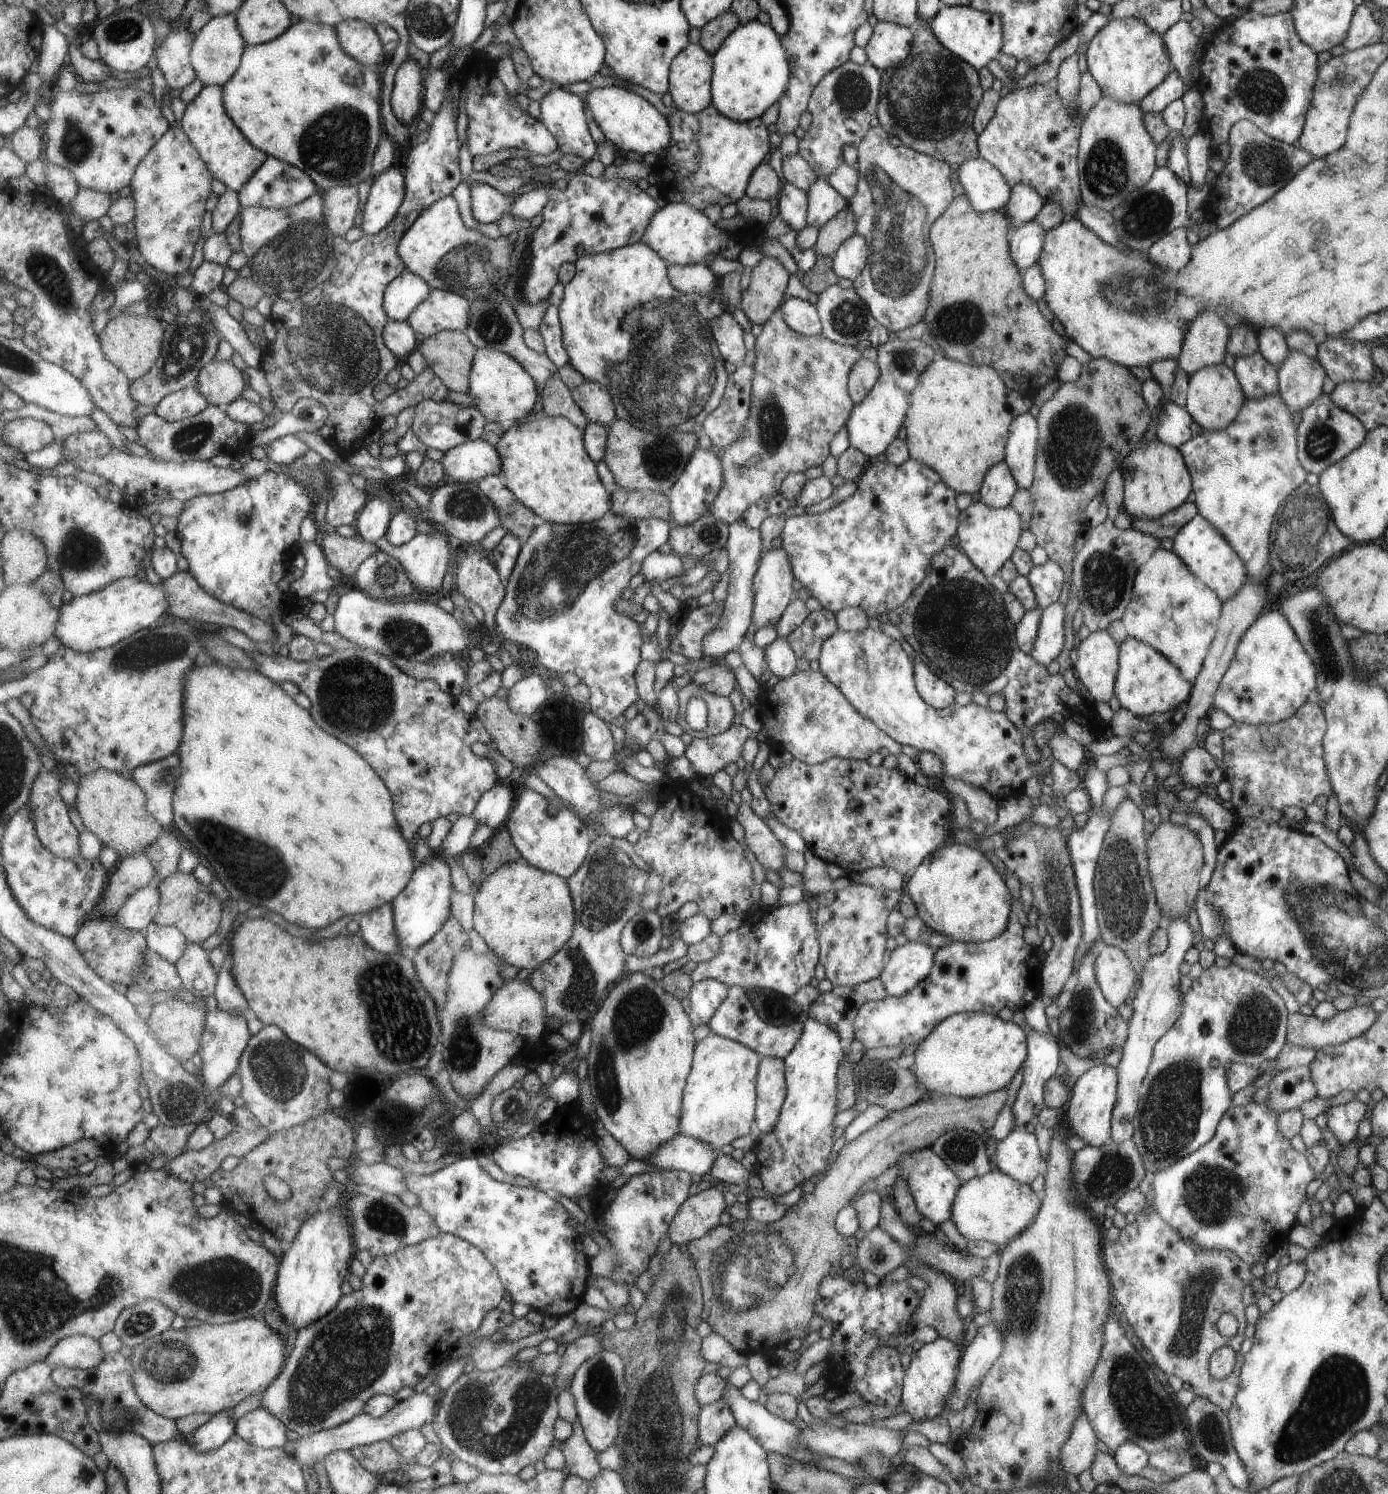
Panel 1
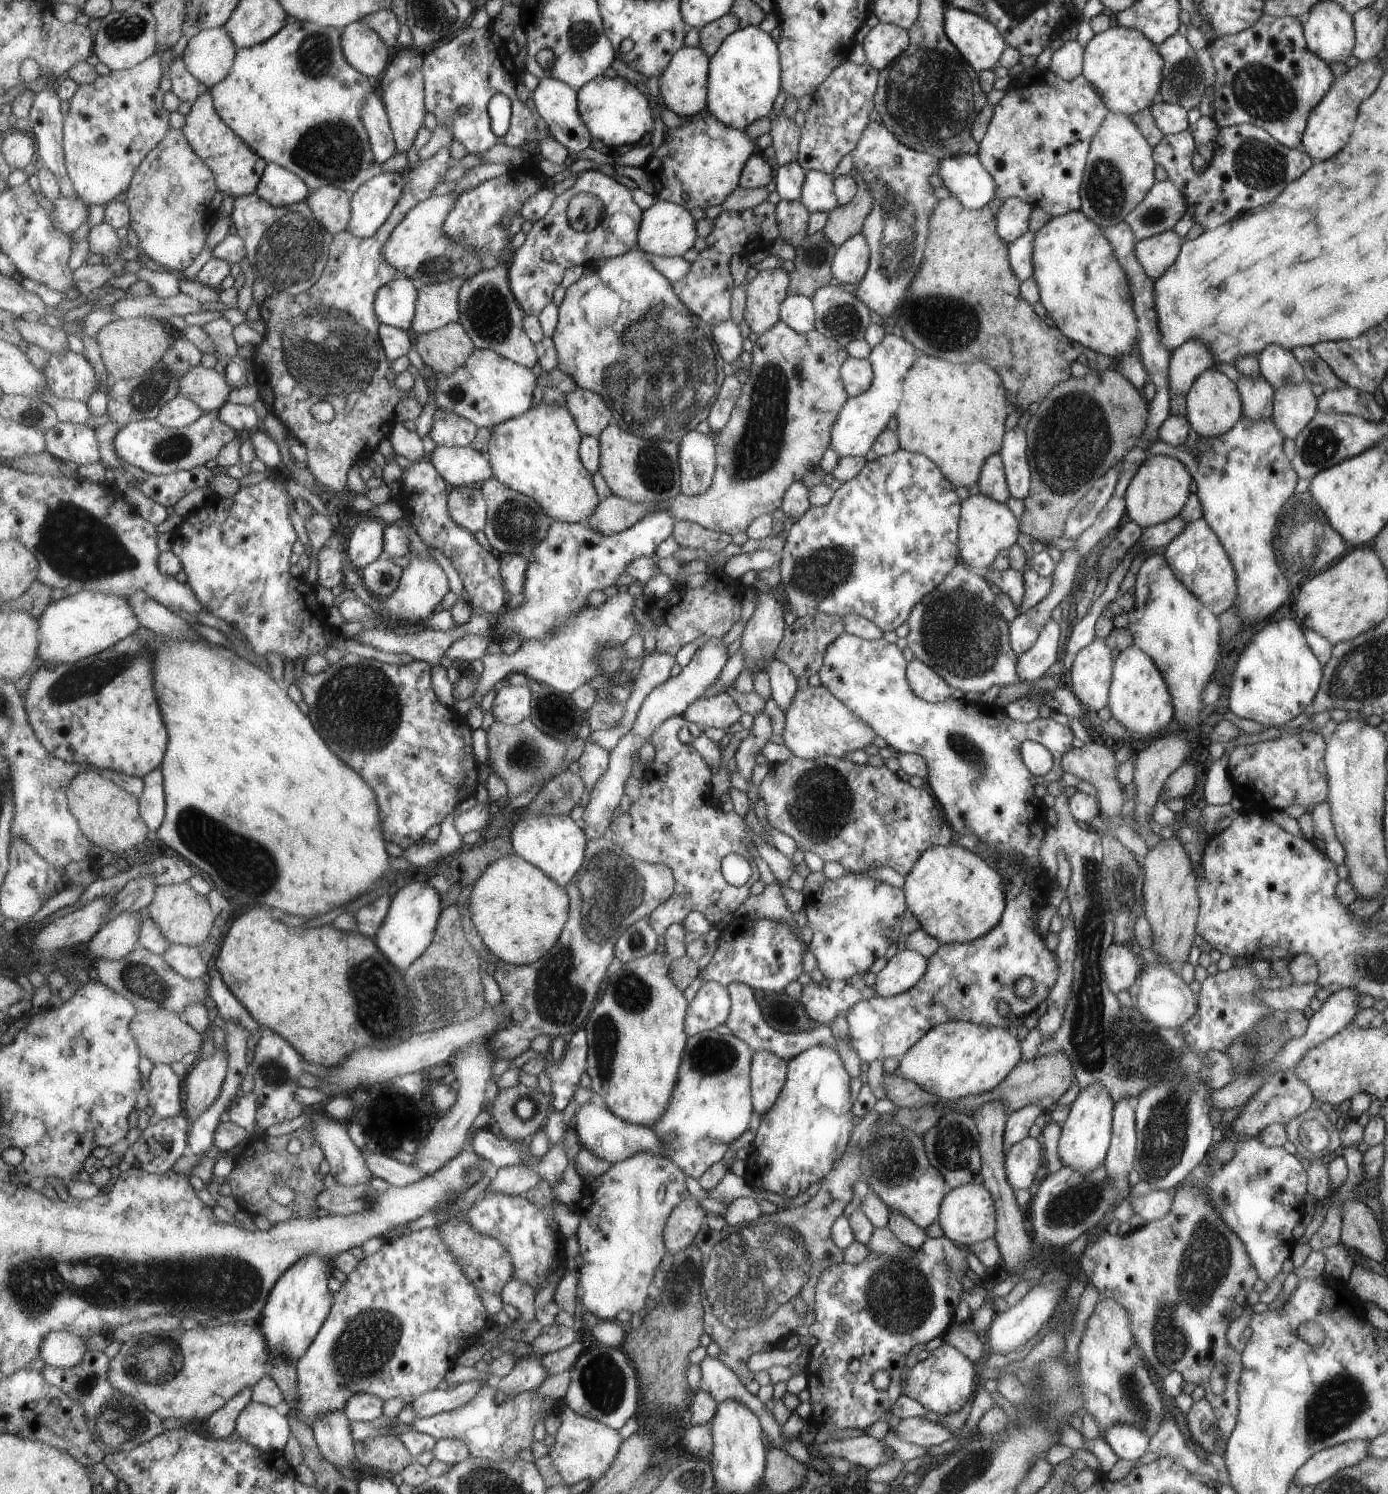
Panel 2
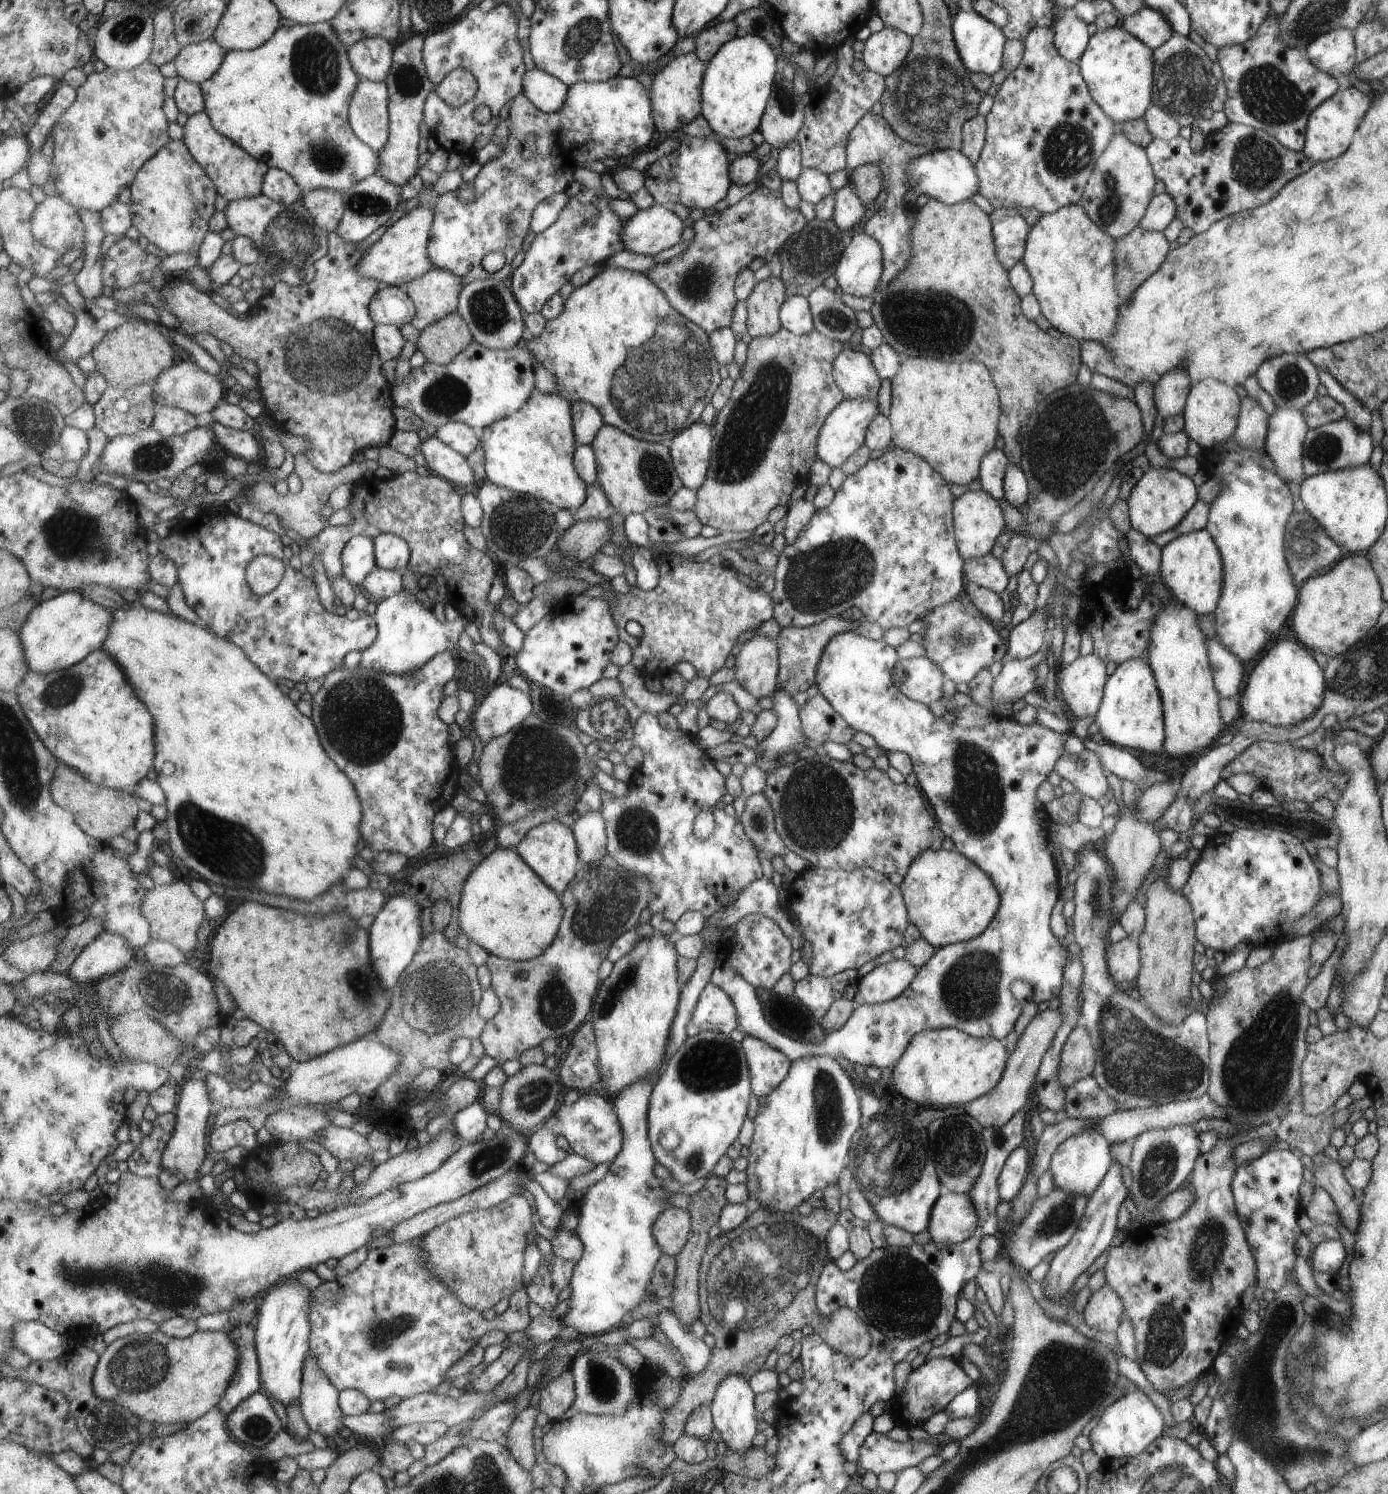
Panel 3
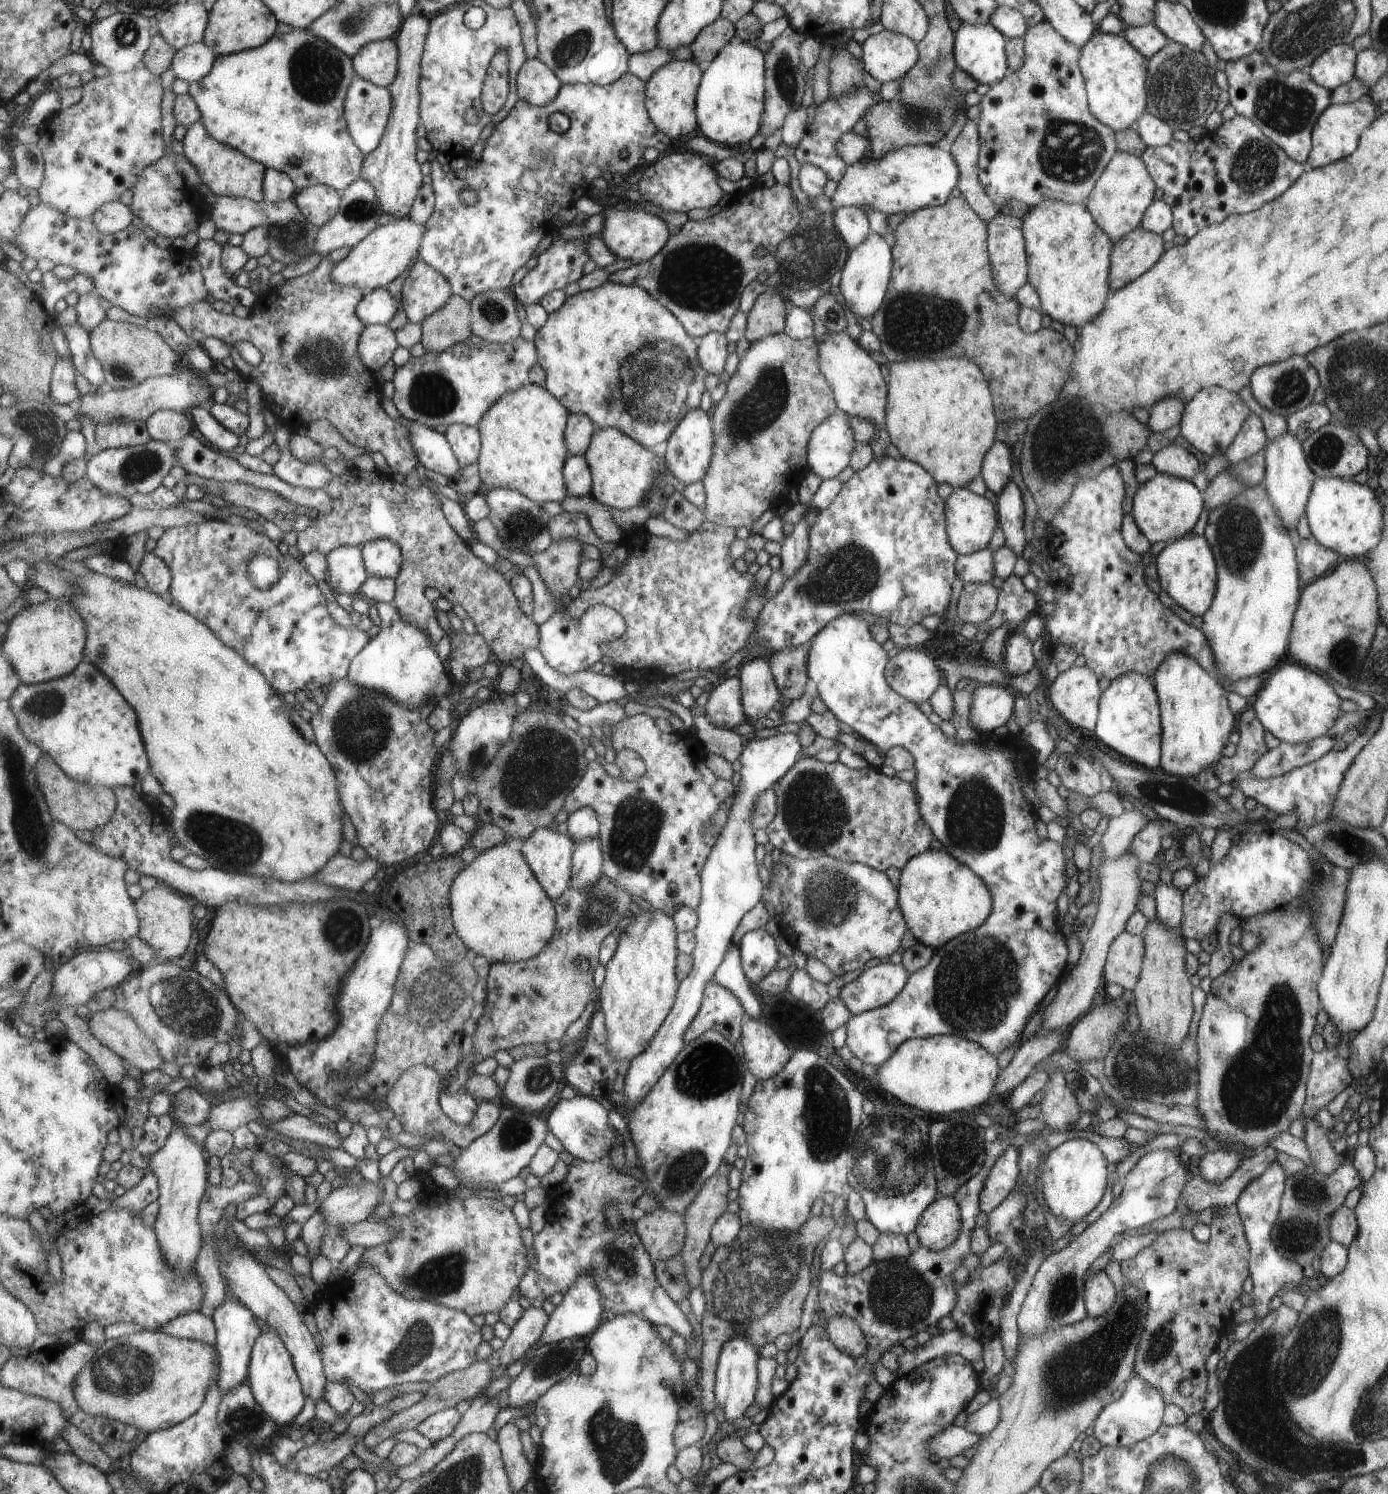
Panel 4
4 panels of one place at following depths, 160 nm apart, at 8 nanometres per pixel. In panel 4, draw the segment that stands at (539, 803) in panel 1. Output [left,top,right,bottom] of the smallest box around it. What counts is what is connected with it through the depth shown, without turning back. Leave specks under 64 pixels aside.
[518,827,576,900]

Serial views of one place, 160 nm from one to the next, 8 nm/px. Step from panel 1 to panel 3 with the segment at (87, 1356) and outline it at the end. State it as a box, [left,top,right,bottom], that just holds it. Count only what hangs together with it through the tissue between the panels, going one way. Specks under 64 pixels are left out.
[14,1321,73,1361]

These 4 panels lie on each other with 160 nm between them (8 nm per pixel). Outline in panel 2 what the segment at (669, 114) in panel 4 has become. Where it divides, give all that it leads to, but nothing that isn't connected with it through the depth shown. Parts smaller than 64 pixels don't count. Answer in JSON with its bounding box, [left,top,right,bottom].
[660,46,710,117]

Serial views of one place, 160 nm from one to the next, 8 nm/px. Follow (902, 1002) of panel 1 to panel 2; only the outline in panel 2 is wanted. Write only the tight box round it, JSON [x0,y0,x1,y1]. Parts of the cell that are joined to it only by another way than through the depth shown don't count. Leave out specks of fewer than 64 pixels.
[817,633,1073,1063]

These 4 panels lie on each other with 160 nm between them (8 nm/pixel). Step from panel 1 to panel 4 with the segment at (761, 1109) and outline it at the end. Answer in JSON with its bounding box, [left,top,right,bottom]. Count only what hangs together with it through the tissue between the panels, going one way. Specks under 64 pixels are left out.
[740,1018,793,1081]

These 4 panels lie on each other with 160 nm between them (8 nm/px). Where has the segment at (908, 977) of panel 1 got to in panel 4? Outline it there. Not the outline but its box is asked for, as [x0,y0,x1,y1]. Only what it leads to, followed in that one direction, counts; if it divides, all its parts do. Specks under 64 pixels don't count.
[838,961,908,1015]

